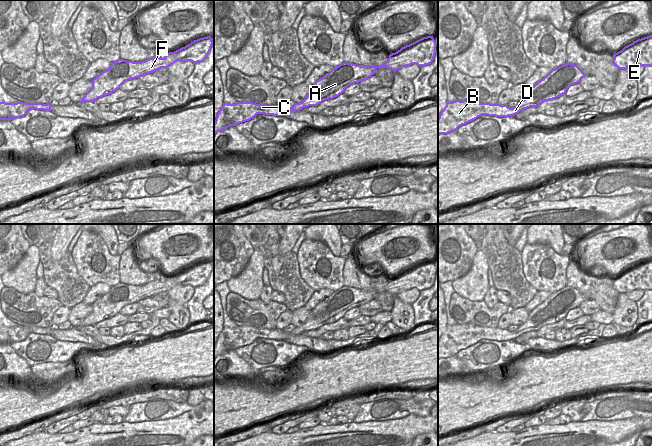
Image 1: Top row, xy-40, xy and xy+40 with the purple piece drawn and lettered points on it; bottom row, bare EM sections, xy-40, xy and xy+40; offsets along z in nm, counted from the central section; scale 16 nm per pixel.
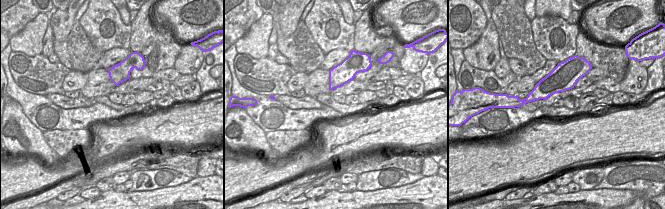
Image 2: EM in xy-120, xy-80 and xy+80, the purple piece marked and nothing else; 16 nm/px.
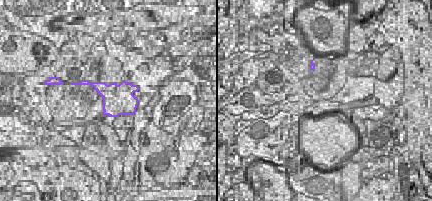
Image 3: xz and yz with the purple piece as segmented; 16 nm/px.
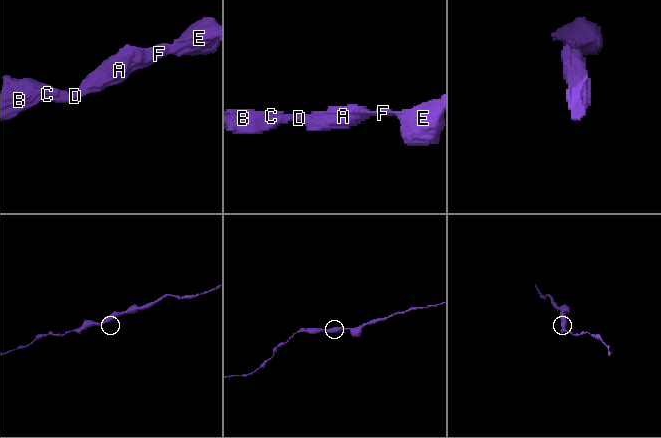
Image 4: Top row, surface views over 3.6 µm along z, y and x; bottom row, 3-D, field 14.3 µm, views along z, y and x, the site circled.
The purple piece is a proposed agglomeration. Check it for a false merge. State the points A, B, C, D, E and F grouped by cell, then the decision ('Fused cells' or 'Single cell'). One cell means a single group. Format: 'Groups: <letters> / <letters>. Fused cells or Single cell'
Groups: A B C D E F. Single cell

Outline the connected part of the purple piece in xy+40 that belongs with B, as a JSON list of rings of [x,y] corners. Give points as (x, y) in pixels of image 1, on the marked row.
[[[566,62],[563,65],[552,69],[543,79],[529,88],[527,97],[524,100],[520,101],[518,105],[513,108],[510,108],[508,105],[500,105],[498,103],[480,103],[472,99],[463,101],[457,99],[453,102],[447,101],[446,106],[438,117],[438,135],[454,132],[460,126],[465,125],[482,115],[509,117],[516,115],[524,109],[537,107],[545,101],[556,99],[565,94],[570,86],[579,83],[585,76],[586,74],[577,65]]]

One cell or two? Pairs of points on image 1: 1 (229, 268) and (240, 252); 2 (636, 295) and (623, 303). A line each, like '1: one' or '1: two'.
1: one
2: two

